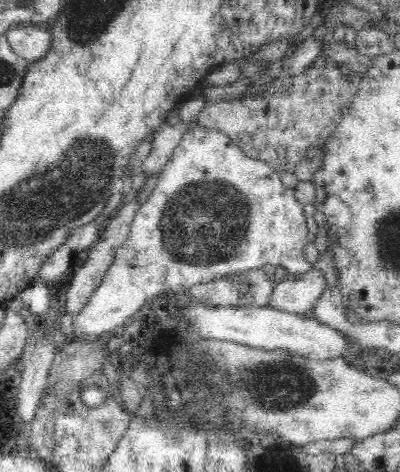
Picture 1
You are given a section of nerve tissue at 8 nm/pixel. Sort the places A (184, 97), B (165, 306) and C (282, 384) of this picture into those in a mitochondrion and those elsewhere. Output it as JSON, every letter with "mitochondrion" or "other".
{"A":"other","B":"other","C":"mitochondrion"}

